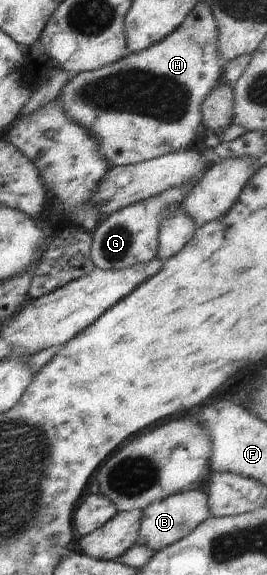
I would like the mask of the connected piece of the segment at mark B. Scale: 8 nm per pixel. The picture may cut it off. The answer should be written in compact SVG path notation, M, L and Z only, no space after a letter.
M201 488L180 492L167 498L153 501L143 510L136 544L155 552L163 550L165 547L185 538L211 516L212 514L208 507L208 495Z

